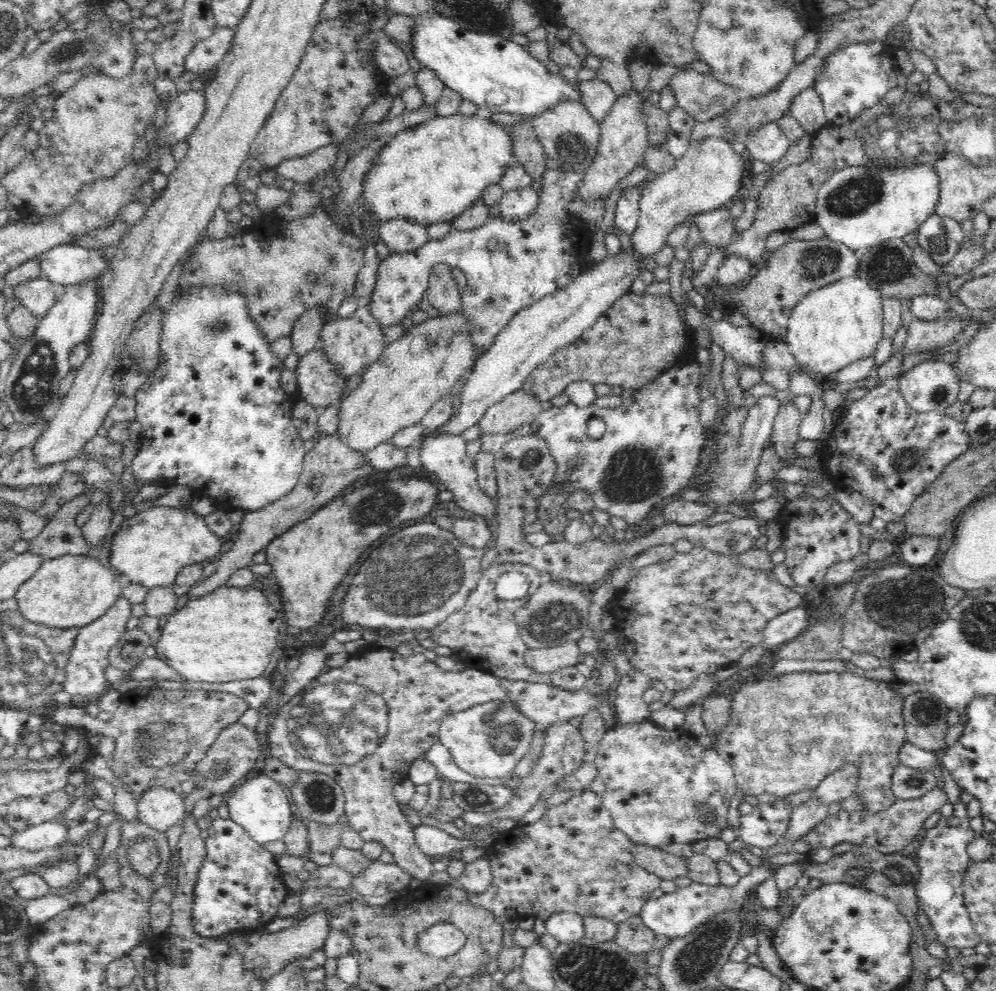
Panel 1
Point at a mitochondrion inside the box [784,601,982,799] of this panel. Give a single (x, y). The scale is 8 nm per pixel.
(927, 713)

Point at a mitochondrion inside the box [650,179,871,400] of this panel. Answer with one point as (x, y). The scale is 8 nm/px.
(818, 263)

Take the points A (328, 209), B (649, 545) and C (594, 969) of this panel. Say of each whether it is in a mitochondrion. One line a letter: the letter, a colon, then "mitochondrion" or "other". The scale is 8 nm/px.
A: other
B: other
C: mitochondrion

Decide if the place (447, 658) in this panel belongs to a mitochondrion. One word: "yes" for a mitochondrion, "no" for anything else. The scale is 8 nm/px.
no

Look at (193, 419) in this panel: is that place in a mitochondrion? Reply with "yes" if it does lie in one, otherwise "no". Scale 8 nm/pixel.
no

